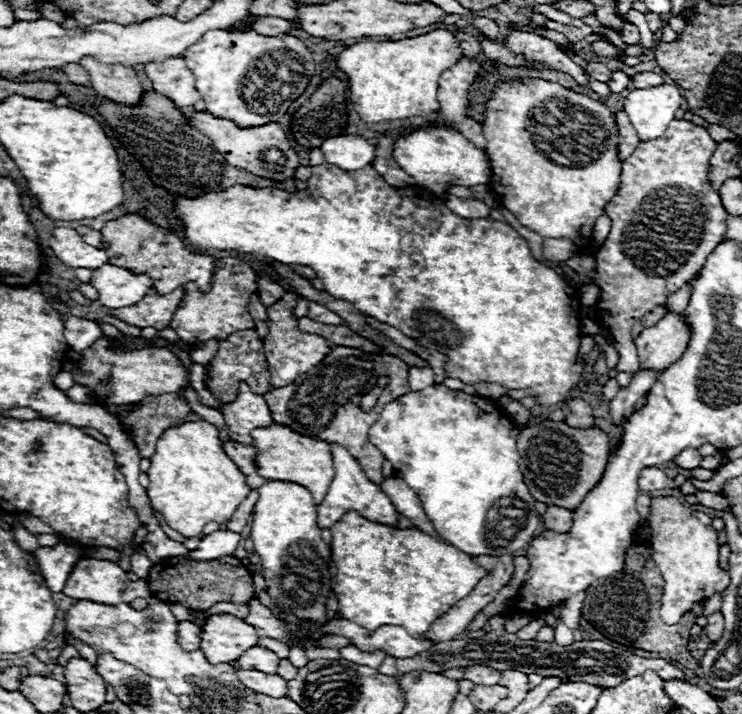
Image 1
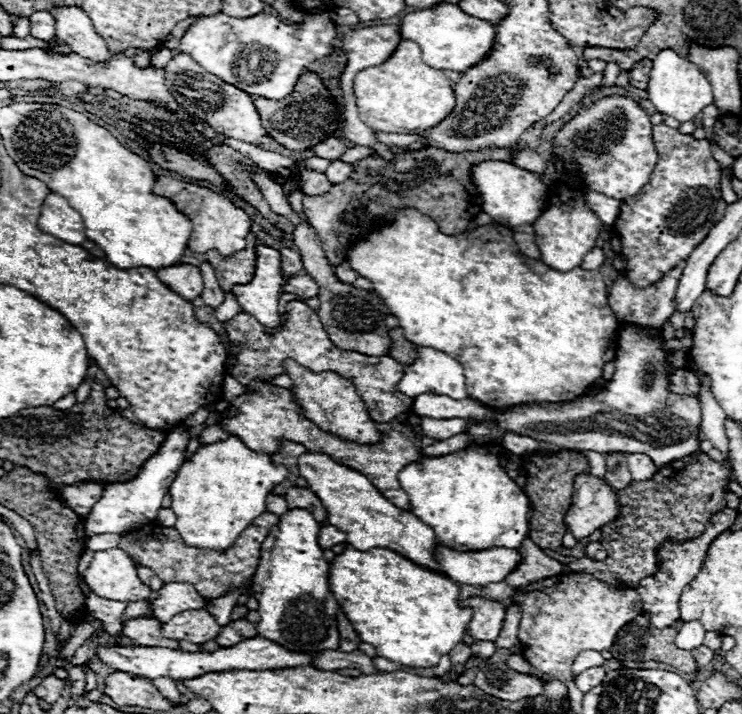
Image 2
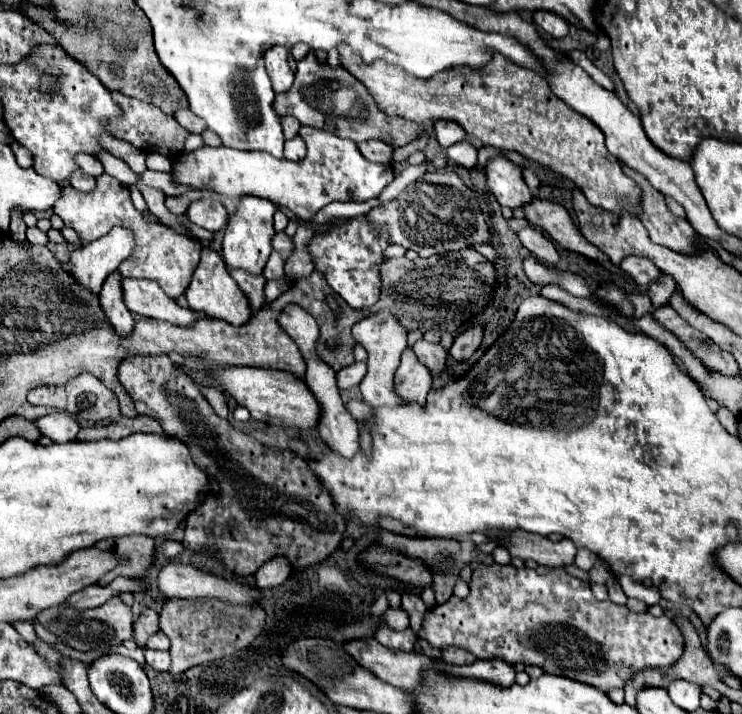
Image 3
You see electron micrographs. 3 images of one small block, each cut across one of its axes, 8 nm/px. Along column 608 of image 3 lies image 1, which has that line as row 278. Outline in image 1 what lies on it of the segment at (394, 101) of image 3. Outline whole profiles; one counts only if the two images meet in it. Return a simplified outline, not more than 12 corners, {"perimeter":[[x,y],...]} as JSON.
{"perimeter":[[140,214],[106,222],[110,264],[158,294],[210,288],[216,260]]}

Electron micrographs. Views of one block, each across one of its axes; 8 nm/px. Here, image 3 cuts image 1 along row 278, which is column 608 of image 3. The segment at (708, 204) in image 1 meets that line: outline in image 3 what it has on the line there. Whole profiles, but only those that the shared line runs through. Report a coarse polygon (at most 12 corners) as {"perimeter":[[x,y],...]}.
{"perimeter":[[480,564],[418,638],[622,688],[674,664],[668,616],[564,568]]}

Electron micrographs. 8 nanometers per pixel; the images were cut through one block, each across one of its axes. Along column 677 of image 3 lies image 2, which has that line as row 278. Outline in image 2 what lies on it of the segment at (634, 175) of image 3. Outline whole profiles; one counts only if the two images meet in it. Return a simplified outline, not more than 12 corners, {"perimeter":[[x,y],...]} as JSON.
{"perimeter":[[254,236],[230,258],[216,250],[206,254],[218,284],[230,292],[234,284],[252,280],[256,258]]}

